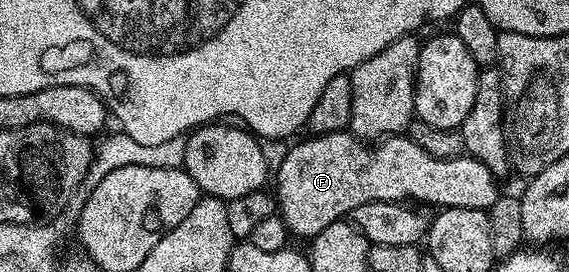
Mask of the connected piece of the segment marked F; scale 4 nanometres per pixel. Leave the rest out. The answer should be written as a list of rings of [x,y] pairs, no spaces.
[[[349,130],[337,131],[336,133],[328,133],[327,135],[311,134],[310,139],[306,139],[303,143],[298,143],[286,156],[282,159],[282,164],[278,167],[278,191],[276,190],[276,211],[282,216],[286,223],[287,229],[291,236],[298,237],[303,235],[306,241],[313,239],[316,233],[320,233],[320,229],[328,229],[328,225],[345,220],[347,216],[354,212],[356,205],[368,205],[368,201],[413,201],[418,205],[431,205],[435,203],[435,208],[445,209],[448,207],[463,207],[464,209],[480,209],[489,212],[490,206],[498,200],[500,188],[498,188],[499,180],[490,172],[488,165],[484,165],[480,161],[476,161],[471,155],[463,153],[459,159],[441,159],[440,157],[432,157],[430,153],[424,153],[424,149],[420,149],[420,145],[416,145],[405,134],[399,133],[391,135],[381,141],[371,145],[369,142],[363,141],[357,135]]]

